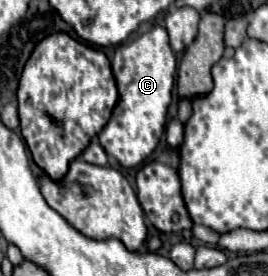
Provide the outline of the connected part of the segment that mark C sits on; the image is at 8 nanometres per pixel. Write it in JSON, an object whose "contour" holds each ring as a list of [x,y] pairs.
{"contour":[[[155,26],[151,32],[141,34],[137,40],[121,44],[111,64],[121,98],[117,108],[113,110],[111,120],[105,124],[105,128],[99,132],[97,138],[109,156],[113,156],[121,166],[133,168],[155,150],[155,146],[163,136],[167,122],[167,108],[175,84],[177,60],[169,46],[165,28]]]}

